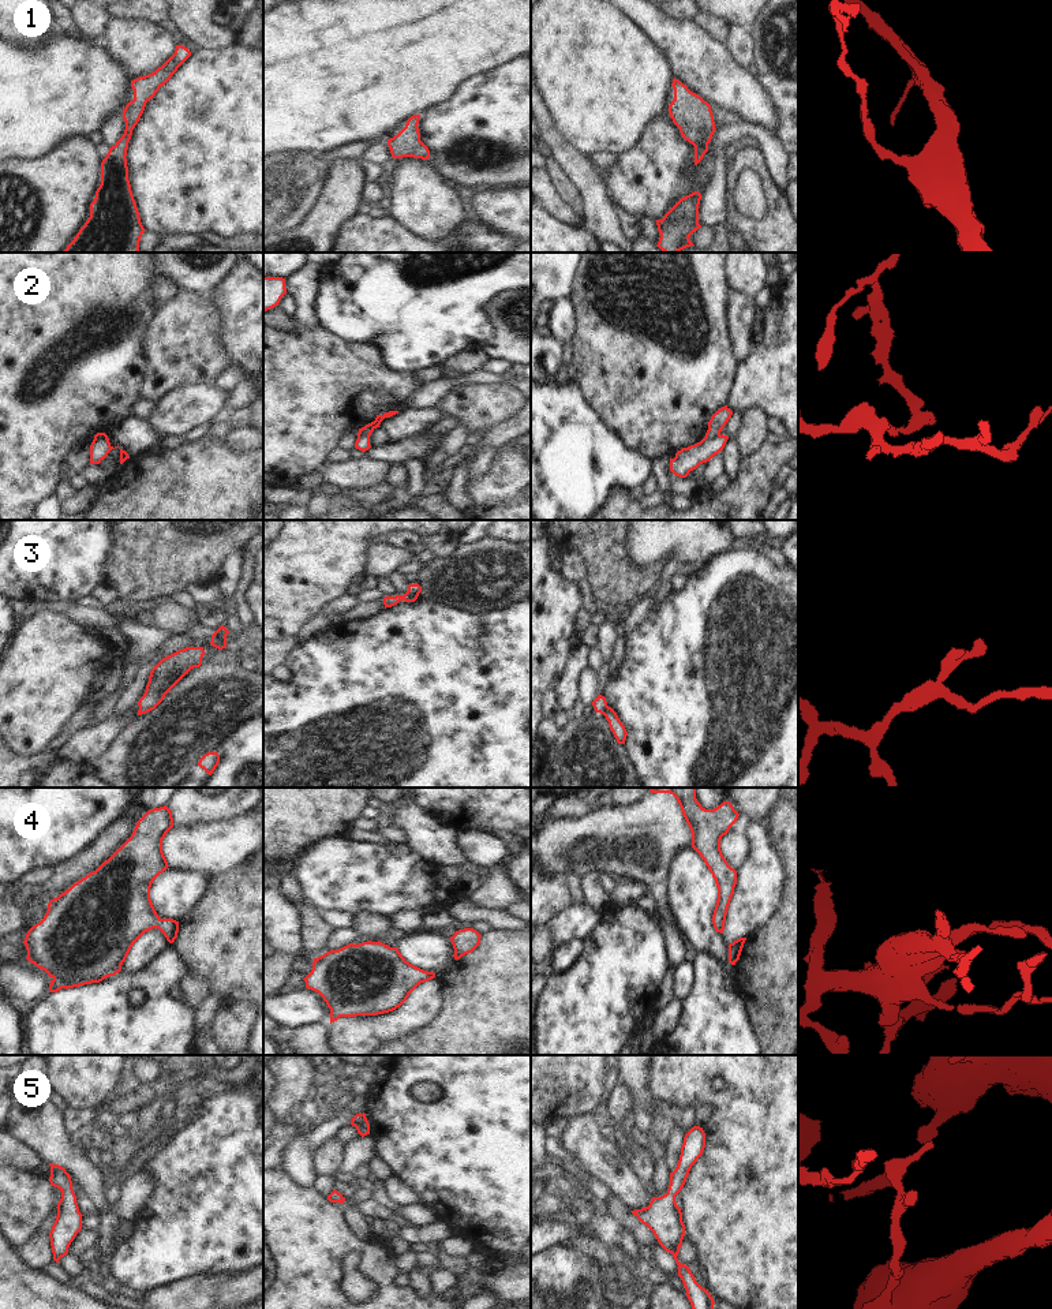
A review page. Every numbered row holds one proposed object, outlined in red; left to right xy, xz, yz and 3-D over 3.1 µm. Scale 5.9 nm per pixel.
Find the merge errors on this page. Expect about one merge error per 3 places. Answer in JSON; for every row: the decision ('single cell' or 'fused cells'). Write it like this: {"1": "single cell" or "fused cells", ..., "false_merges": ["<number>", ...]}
{"1": "single cell", "2": "fused cells", "3": "fused cells", "4": "single cell", "5": "single cell", "false_merges": ["2", "3"]}

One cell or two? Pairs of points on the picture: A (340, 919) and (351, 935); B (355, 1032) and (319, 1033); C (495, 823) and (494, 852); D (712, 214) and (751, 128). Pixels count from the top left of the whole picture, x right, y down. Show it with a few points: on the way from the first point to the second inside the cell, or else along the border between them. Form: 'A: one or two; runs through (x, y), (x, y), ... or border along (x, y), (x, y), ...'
A: two; border along (349, 927), (339, 927), (336, 930)
B: two; border along (329, 1024), (332, 1040)
C: two; border along (464, 830), (487, 830), (498, 834)
D: one; runs through (715, 190), (719, 174), (719, 146), (726, 139)

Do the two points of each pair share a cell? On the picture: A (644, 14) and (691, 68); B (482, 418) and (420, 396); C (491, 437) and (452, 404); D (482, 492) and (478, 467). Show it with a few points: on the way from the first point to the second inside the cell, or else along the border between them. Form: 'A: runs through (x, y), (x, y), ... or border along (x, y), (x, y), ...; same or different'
A: runs through (658, 27), (685, 55); same
B: border along (464, 384), (453, 388), (435, 406); different
C: border along (516, 412), (491, 427); different
D: border along (497, 449), (491, 463), (482, 472), (470, 478); different

